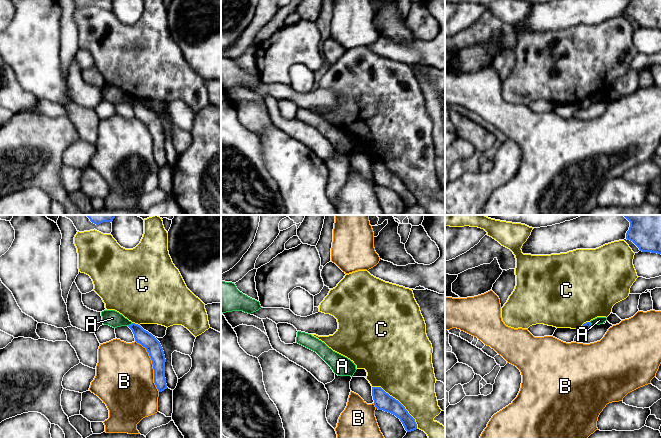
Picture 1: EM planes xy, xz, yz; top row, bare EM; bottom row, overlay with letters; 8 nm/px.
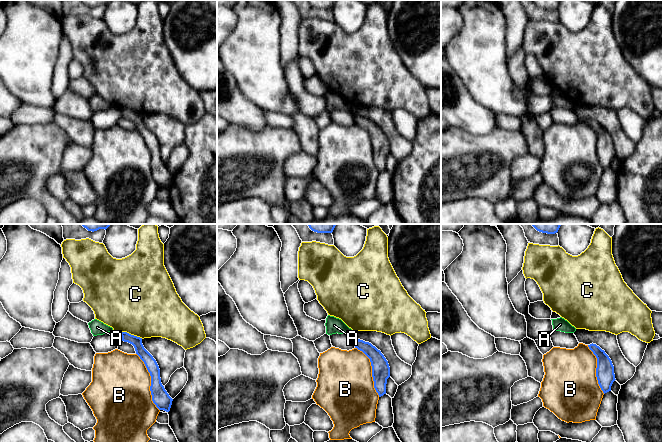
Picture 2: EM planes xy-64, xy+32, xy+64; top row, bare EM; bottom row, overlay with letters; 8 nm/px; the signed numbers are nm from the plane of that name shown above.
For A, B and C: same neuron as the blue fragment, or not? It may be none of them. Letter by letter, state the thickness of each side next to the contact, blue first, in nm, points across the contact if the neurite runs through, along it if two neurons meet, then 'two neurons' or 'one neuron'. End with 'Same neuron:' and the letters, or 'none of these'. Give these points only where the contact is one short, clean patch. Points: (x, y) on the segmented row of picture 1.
A: 120 nm thick on the blue side, 130 nm on the other; border along xy (132, 323), (128, 326); two neurons
B: 120 nm thick on the blue side, 460 nm on the other; two neurons
C: 140 nm thick on the blue side, 440 nm on the other; two neurons
Same neuron: none of these

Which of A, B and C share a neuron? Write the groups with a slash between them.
A / B / C

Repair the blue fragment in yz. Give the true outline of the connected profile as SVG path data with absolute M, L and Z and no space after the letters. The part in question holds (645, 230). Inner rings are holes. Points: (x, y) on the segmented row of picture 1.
M623 215L629 222L630 227L626 233L626 239L632 241L640 251L661 254L661 215Z

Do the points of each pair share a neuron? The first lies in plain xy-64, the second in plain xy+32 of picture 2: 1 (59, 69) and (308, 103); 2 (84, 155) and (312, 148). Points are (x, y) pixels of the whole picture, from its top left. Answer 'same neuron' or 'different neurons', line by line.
1: different neurons
2: different neurons

